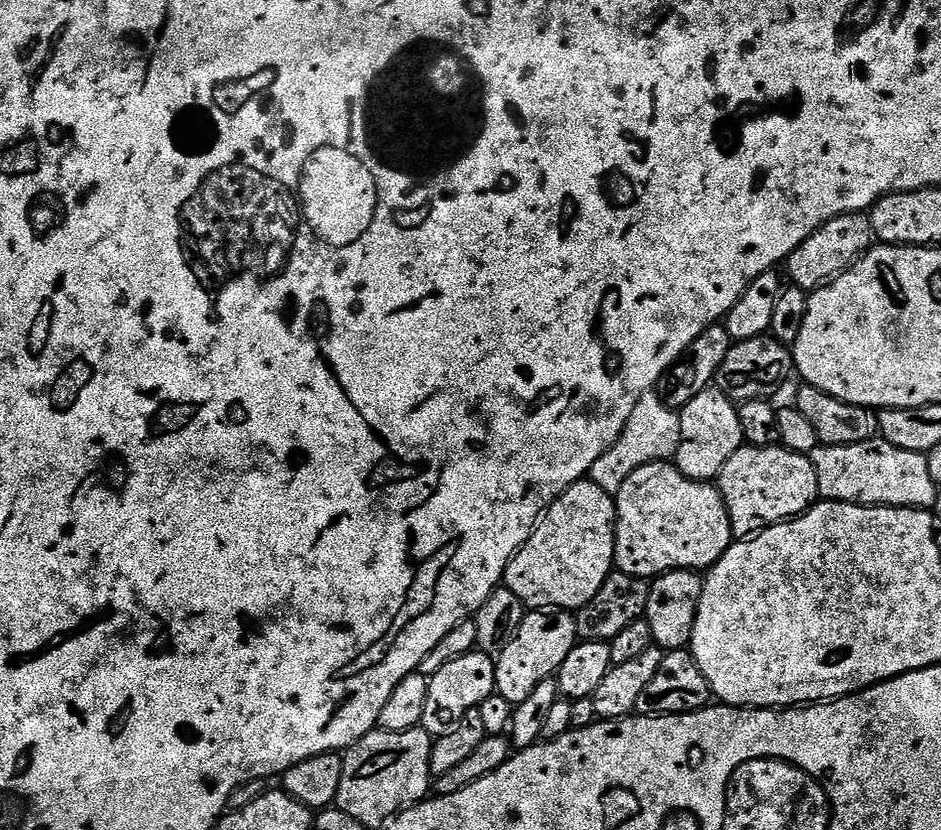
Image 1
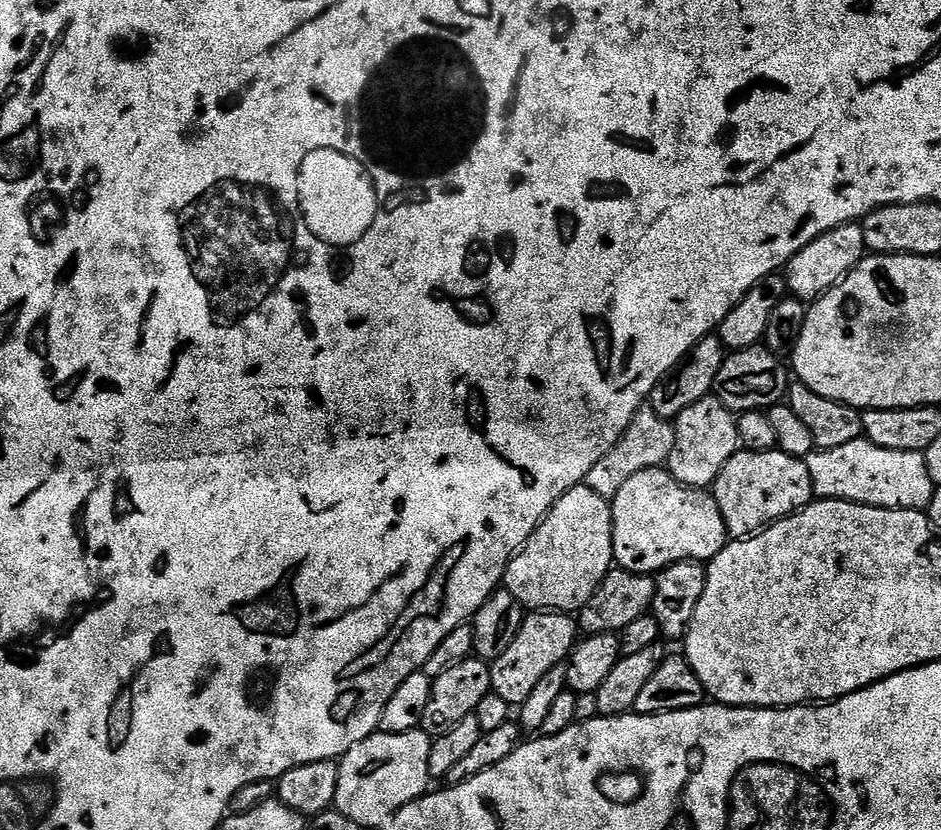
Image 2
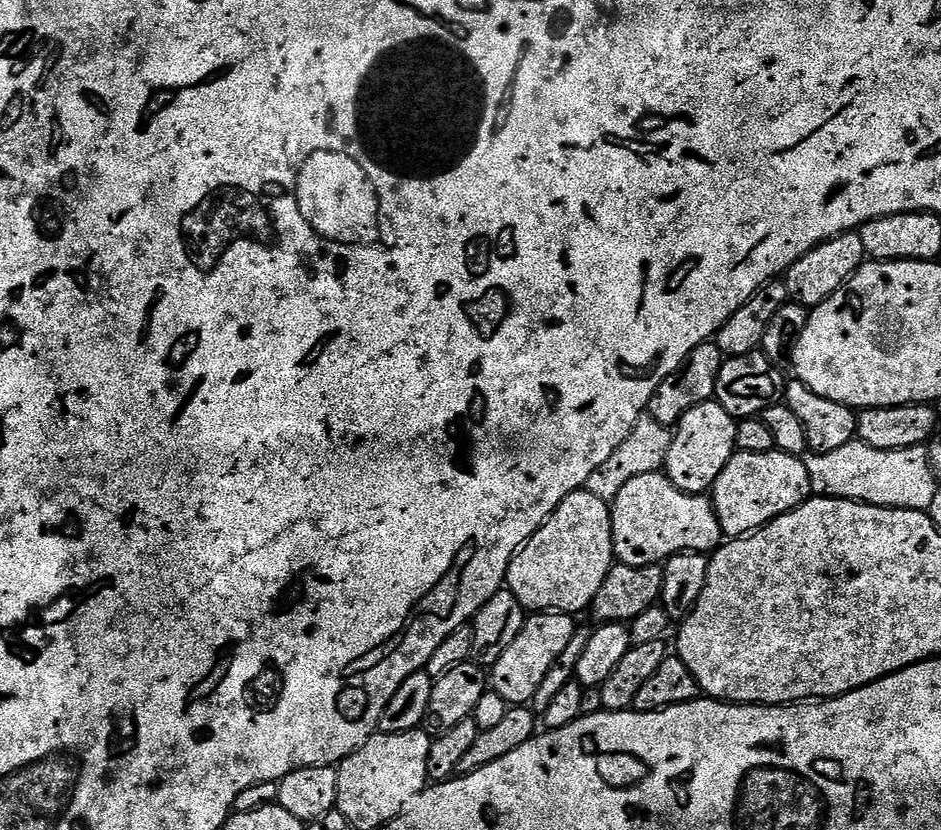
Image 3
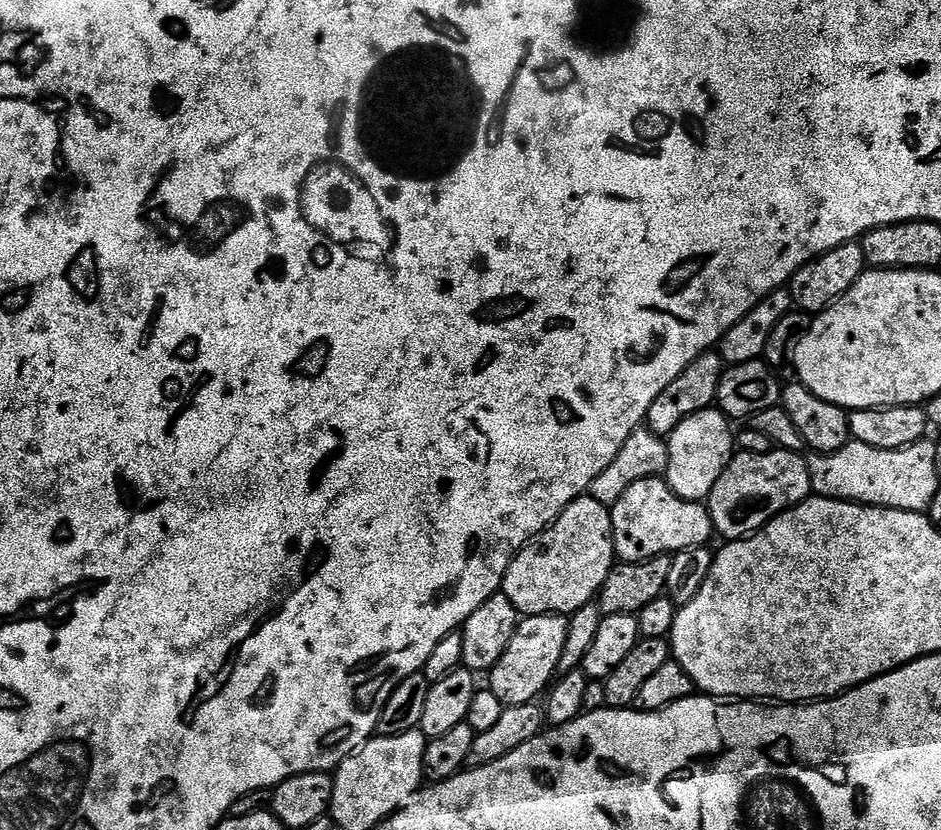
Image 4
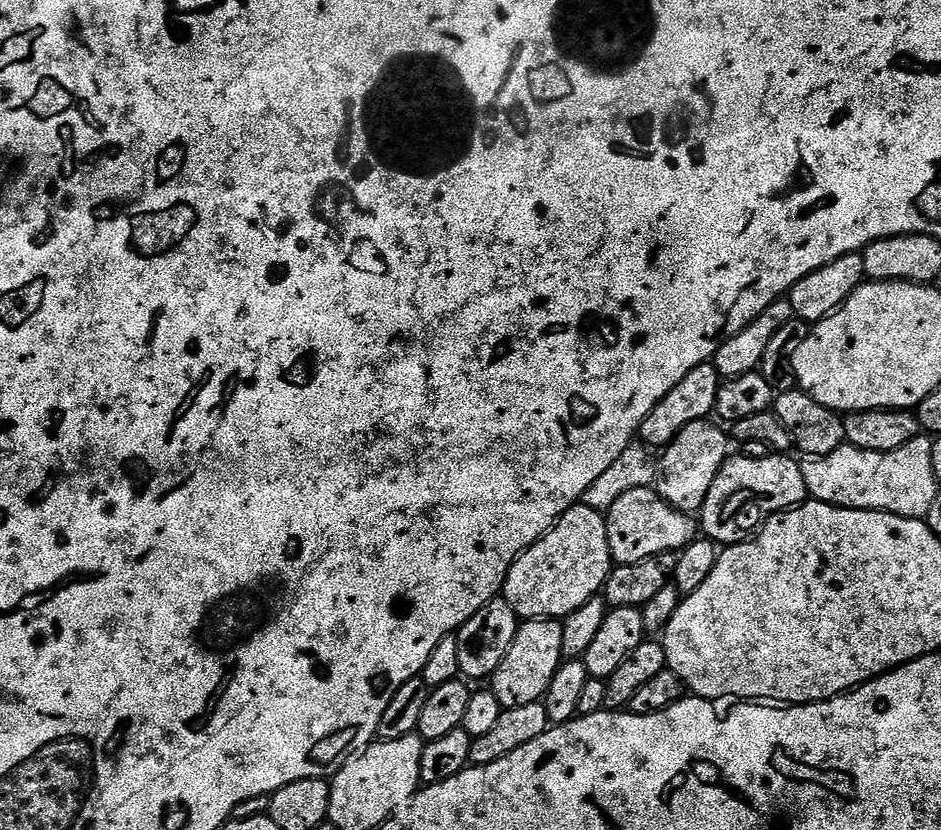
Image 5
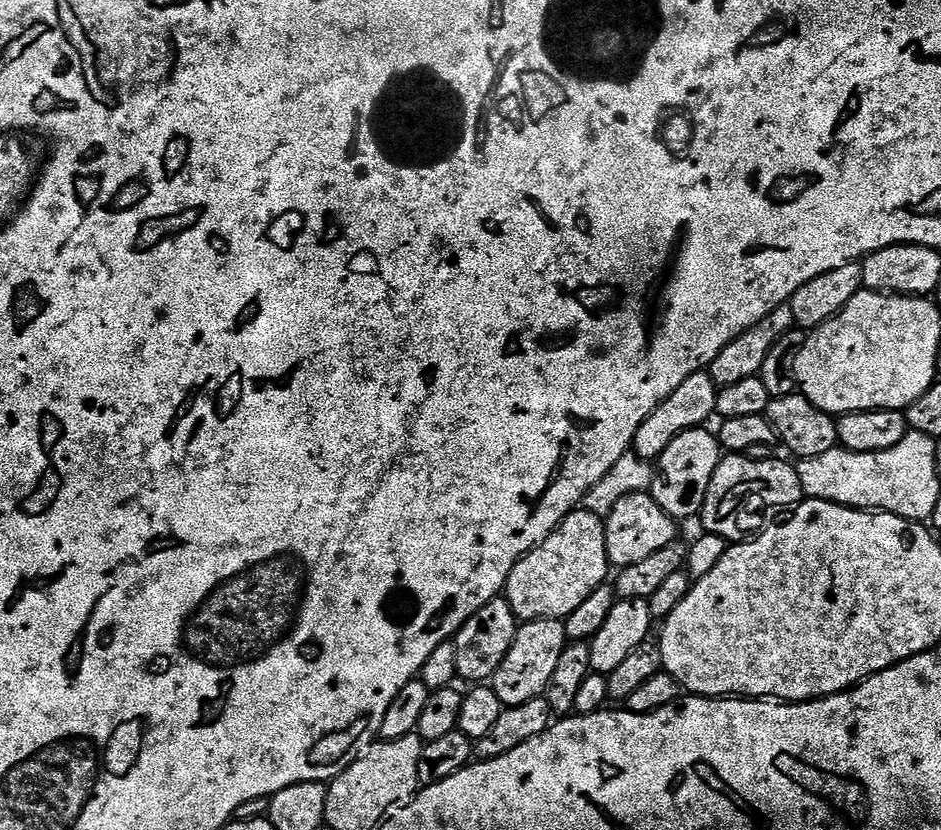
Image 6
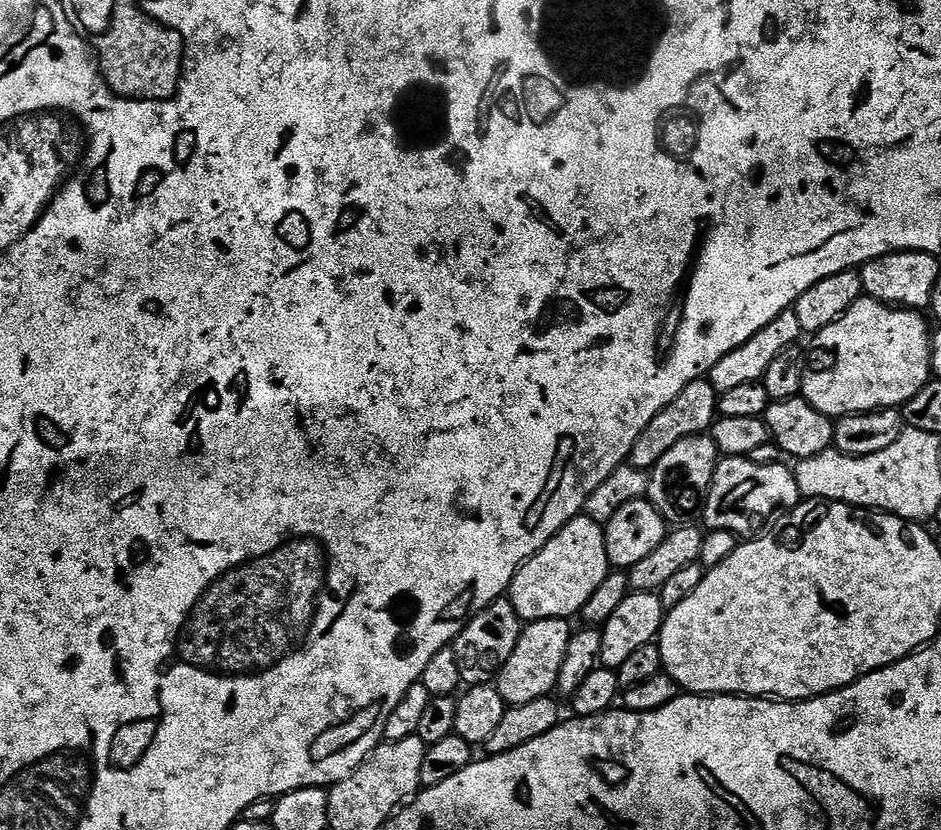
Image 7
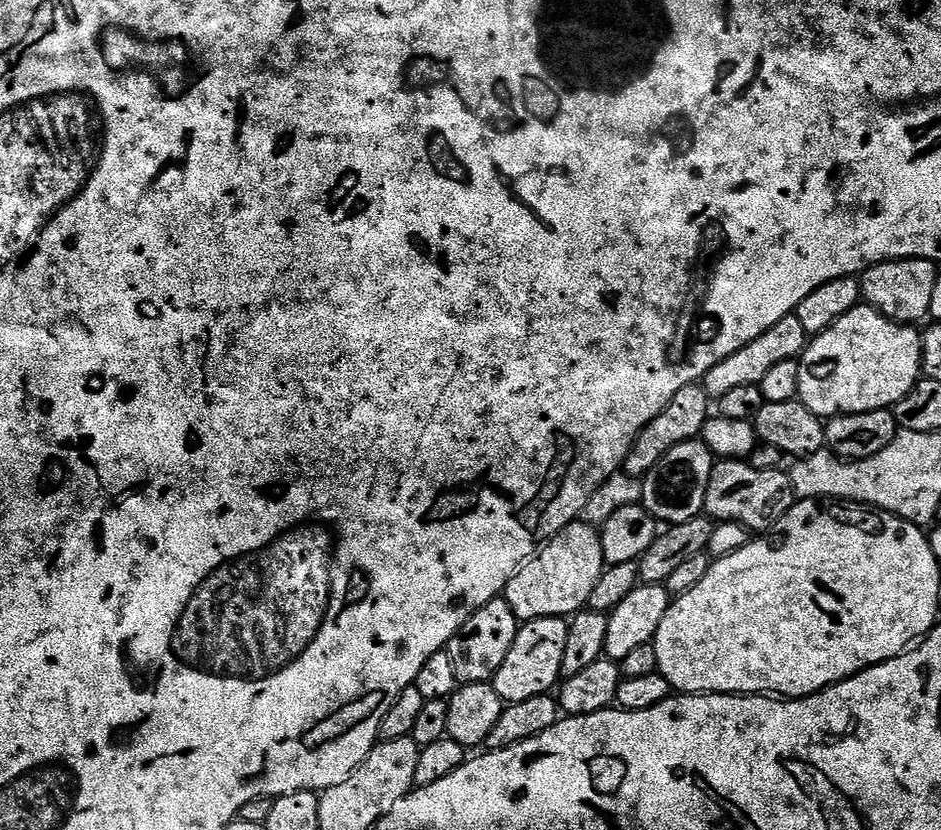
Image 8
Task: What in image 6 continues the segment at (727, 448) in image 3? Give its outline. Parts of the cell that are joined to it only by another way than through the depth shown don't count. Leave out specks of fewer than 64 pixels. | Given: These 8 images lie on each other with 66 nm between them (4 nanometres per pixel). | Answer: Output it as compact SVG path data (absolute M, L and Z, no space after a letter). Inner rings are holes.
M701 426L678 434L678 438L674 438L674 442L670 442L670 446L662 450L659 460L655 461L657 474L650 494L654 502L658 502L658 506L662 506L662 510L666 510L666 514L677 522L688 520L691 516L699 517L703 513L710 478L714 478L714 470L718 470L720 465L720 441L715 431L708 430Z

